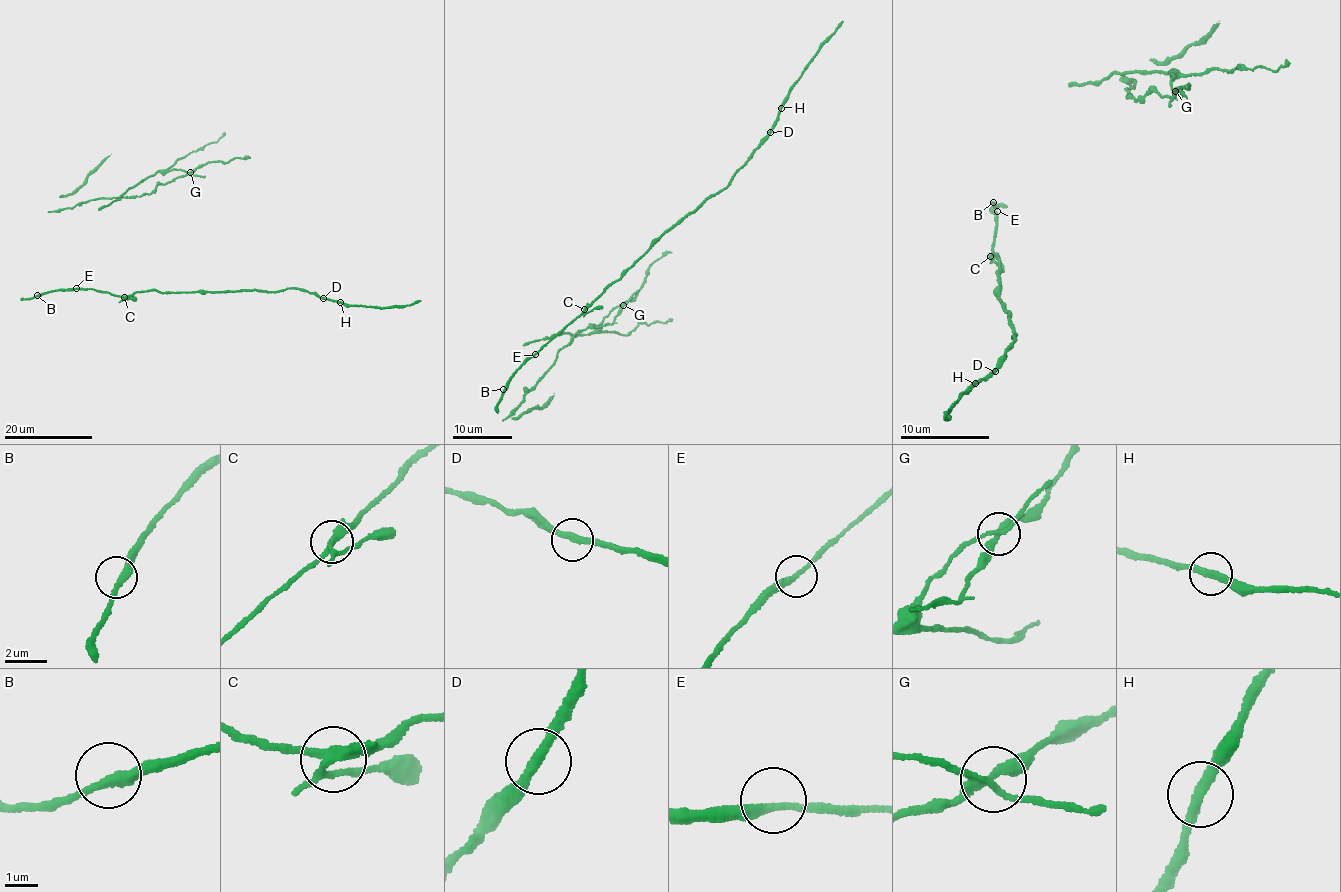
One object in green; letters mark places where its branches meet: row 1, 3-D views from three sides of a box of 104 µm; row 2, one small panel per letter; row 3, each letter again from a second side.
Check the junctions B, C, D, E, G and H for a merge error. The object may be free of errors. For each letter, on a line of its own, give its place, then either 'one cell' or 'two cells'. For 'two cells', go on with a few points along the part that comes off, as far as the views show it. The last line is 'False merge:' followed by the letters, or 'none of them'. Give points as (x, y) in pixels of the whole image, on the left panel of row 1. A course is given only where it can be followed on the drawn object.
B: place (37, 295); one cell
C: place (124, 297); two cells
D: place (323, 298); one cell
E: place (76, 288); one cell
G: place (190, 172); one cell
H: place (340, 302); one cell
False merge: C

